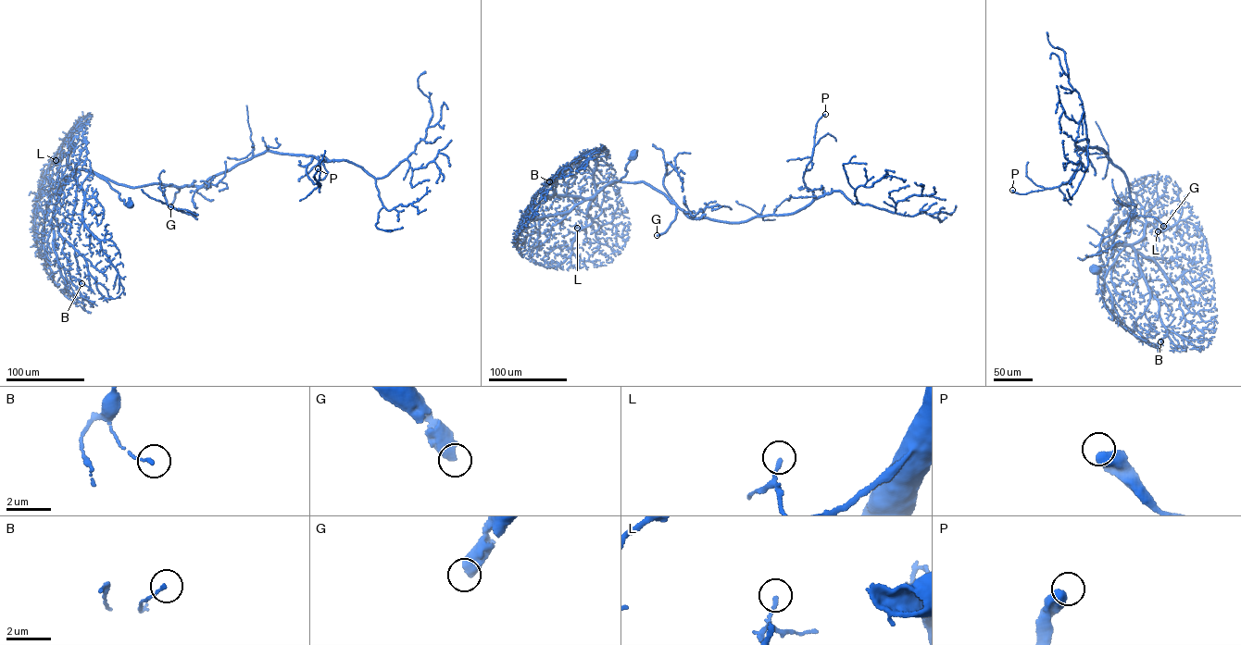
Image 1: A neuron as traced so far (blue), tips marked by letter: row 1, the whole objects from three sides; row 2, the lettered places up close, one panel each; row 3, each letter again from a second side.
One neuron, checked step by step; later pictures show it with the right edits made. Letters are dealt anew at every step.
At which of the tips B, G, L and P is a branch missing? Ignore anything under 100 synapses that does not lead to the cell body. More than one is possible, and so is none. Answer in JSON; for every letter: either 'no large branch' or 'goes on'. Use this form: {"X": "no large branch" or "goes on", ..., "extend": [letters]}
{"B": "no large branch", "G": "goes on", "L": "no large branch", "P": "no large branch", "extend": ["G"]}

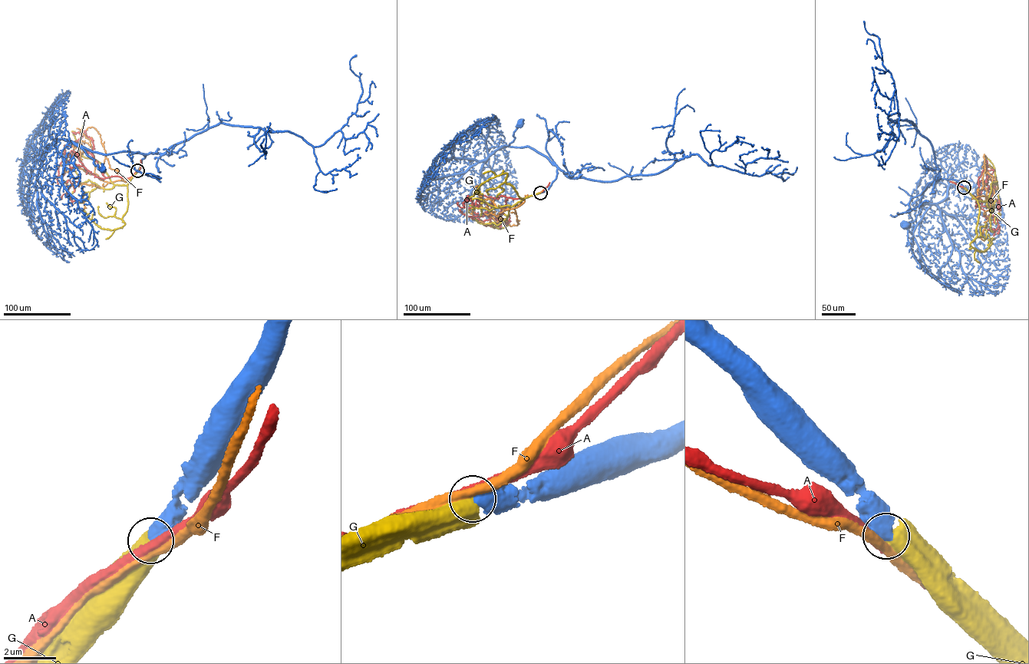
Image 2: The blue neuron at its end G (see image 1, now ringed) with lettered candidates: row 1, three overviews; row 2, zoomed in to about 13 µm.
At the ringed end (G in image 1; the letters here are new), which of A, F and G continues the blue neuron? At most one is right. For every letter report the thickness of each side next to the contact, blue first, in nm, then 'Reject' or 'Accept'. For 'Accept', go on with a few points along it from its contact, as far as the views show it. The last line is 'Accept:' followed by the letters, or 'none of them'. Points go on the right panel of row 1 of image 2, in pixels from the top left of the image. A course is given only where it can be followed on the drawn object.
A: Thickness 750 nm (blue) against 320 nm. Reject
F: Thickness 700 nm (blue) against 320 nm. Reject
G: Thickness 650 nm (blue) against 700 nm. Accept. Its course: (964, 187), (977, 201), (979, 210), (977, 236), (970, 245), (979, 252), (984, 252), (994, 238)
Accept: G

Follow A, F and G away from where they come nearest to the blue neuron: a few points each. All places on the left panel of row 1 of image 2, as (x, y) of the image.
A: (137, 170), (128, 178), (97, 177), (87, 170), (72, 150), (63, 158), (58, 175), (63, 176), (67, 167)
F: (137, 171), (126, 181), (103, 181), (94, 173), (84, 135), (70, 156), (64, 153), (64, 145)
G: (137, 170), (127, 186), (127, 207), (121, 227), (102, 229), (80, 209)

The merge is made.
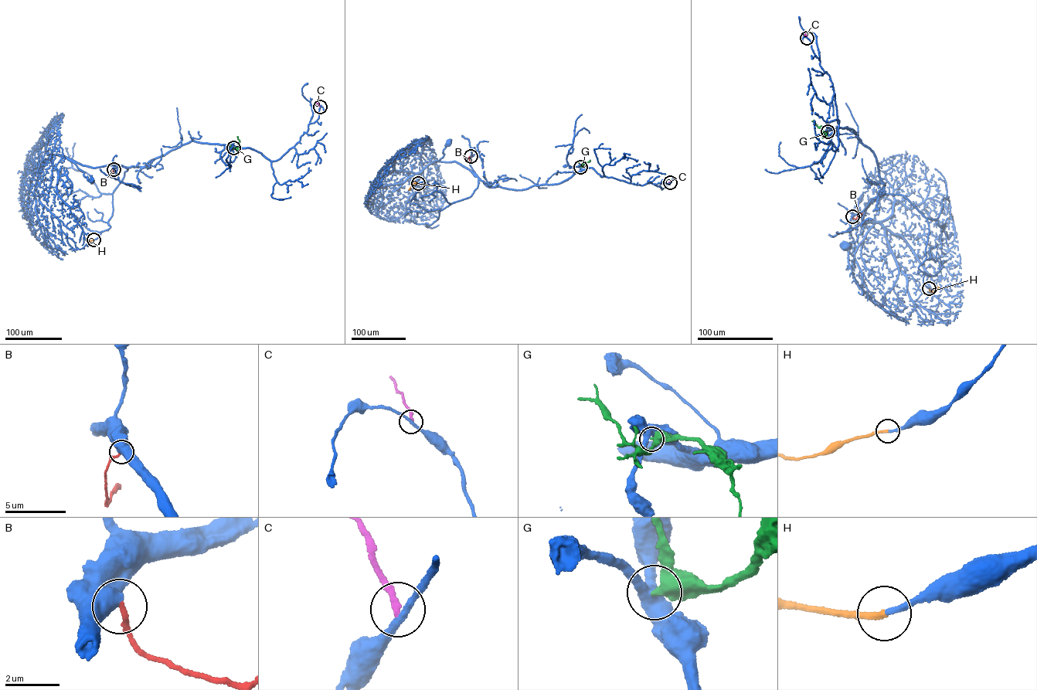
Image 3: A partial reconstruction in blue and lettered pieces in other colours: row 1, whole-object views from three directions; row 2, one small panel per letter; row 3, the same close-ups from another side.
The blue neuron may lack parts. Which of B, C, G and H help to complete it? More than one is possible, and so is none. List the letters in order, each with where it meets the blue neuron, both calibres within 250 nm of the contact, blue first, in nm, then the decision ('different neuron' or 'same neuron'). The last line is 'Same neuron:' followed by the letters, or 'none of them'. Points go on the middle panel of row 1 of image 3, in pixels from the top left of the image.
B: contact (470, 156); calibres 750 and 180 nm; different neuron
C: contact (670, 182); calibres 240 and 240 nm; different neuron
G: contact (580, 167); calibres 480 and 550 nm; different neuron
H: contact (418, 183); calibres 220 and 240 nm; same neuron
Same neuron: H

